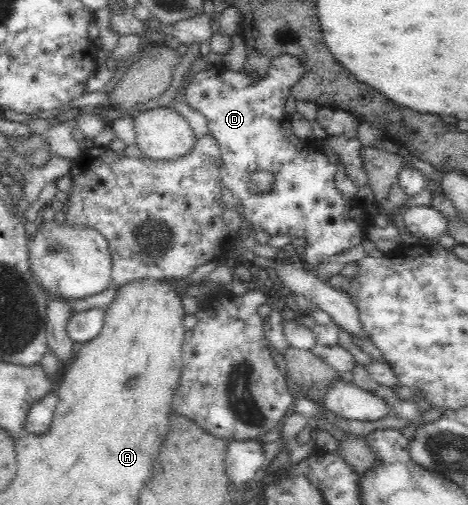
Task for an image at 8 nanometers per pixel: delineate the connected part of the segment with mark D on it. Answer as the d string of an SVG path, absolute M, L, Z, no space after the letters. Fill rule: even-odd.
M285 54L273 59L271 69L263 78L254 78L244 71L228 70L221 63L193 76L184 96L193 109L200 111L206 117L209 133L217 140L220 147L222 161L220 182L235 198L239 199L244 217L252 224L253 231L264 231L269 239L274 235L305 239L301 257L296 261L301 263L303 270L318 277L316 267L332 255L351 249L367 239L367 229L370 225L363 223L355 215L346 214L358 201L346 199L336 189L333 182L336 165L317 148L316 144L298 138L291 132L291 116L285 111L285 103L290 97L289 90L292 85L295 85L304 74L305 68L302 62L297 57ZM261 169L270 171L274 175L275 185L271 191L251 193L248 191L247 182L254 171Z

